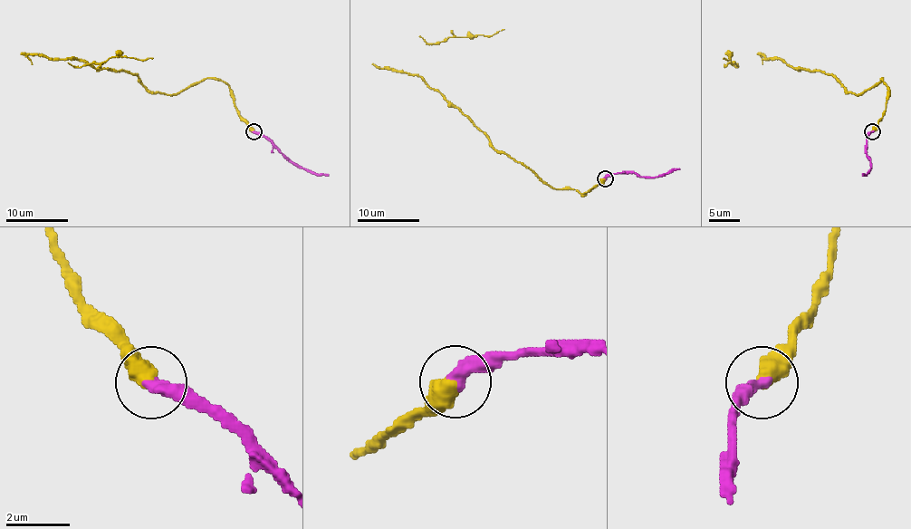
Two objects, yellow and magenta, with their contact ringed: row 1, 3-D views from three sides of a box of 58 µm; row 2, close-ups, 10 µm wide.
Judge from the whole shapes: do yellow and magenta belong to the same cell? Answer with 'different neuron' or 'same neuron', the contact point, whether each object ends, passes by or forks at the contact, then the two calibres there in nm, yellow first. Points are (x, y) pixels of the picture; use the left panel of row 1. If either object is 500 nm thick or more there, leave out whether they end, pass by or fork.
same neuron | (254, 131) | 500/420 nm

